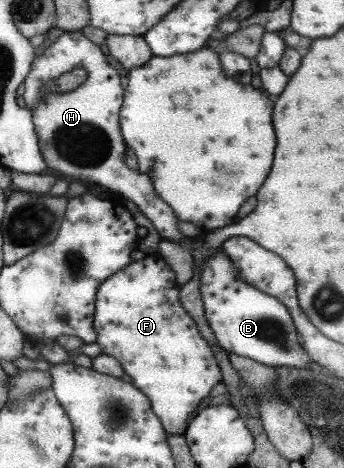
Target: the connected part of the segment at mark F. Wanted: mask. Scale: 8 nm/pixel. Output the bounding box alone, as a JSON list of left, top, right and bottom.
[94,255,223,436]

